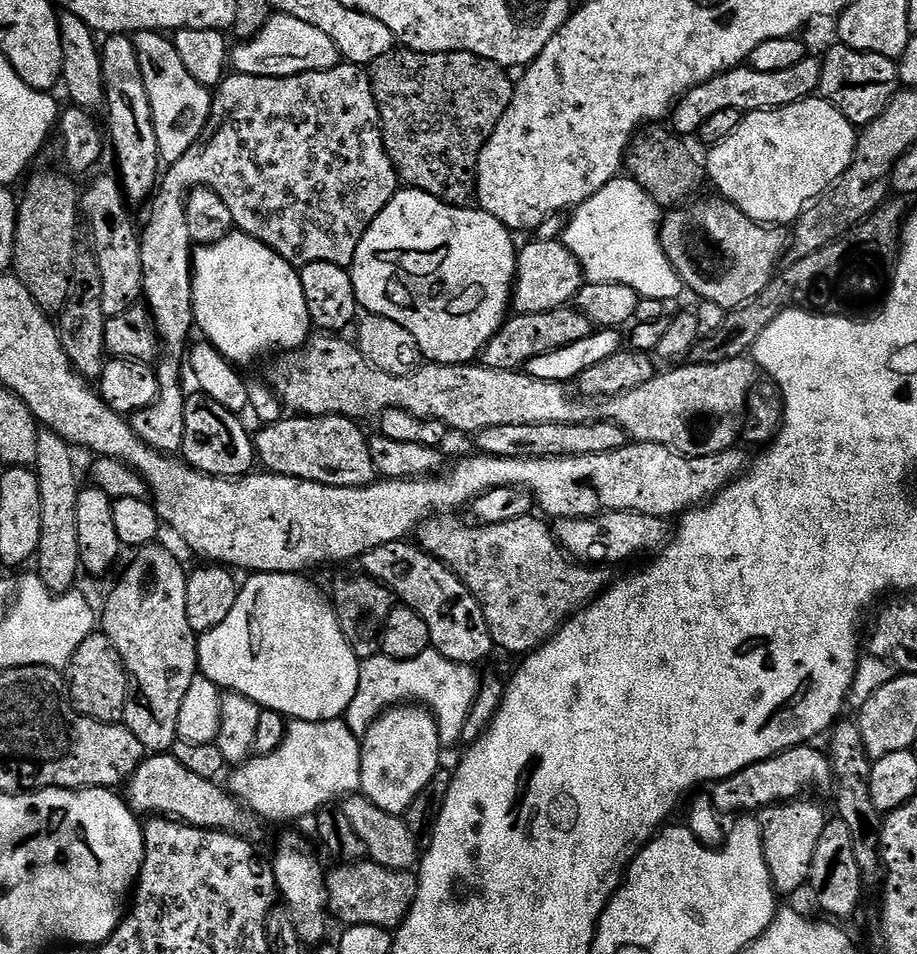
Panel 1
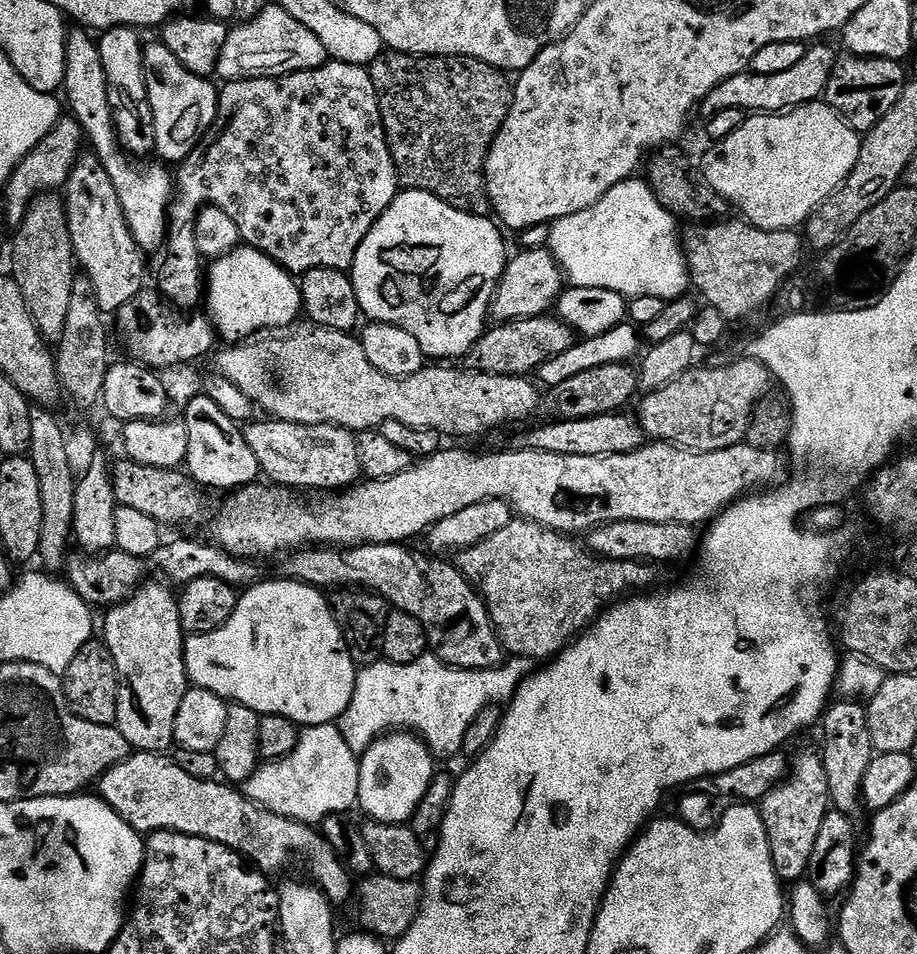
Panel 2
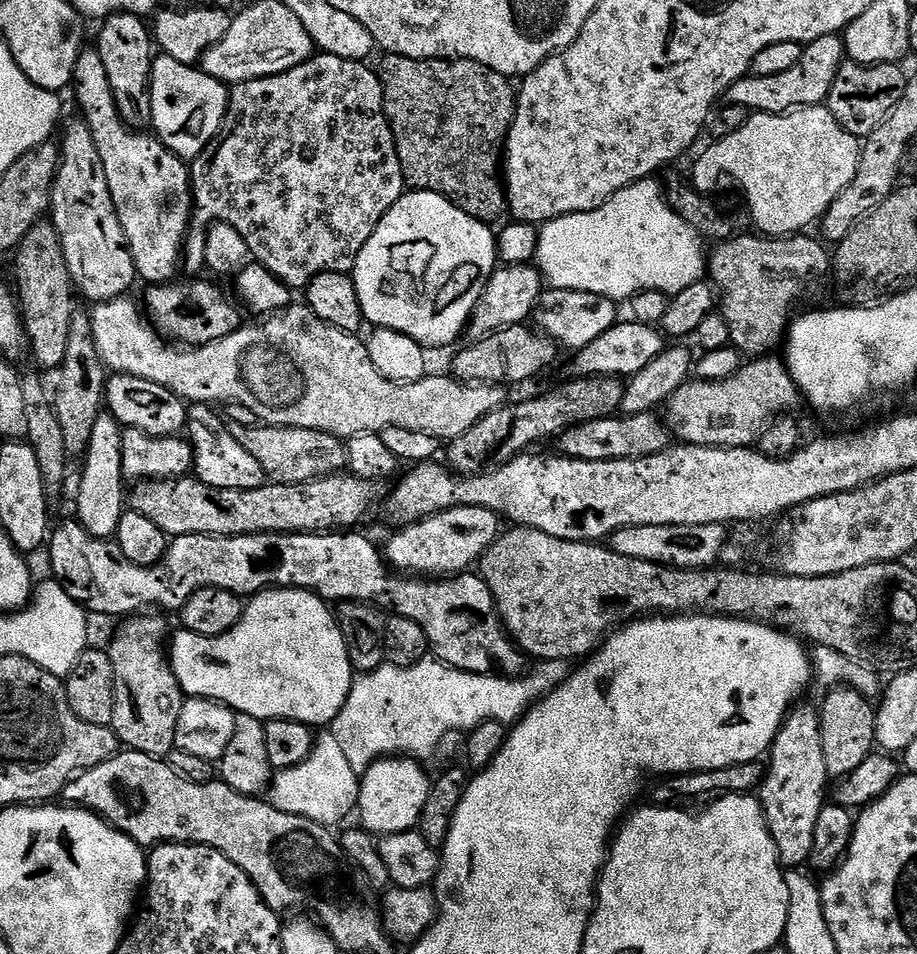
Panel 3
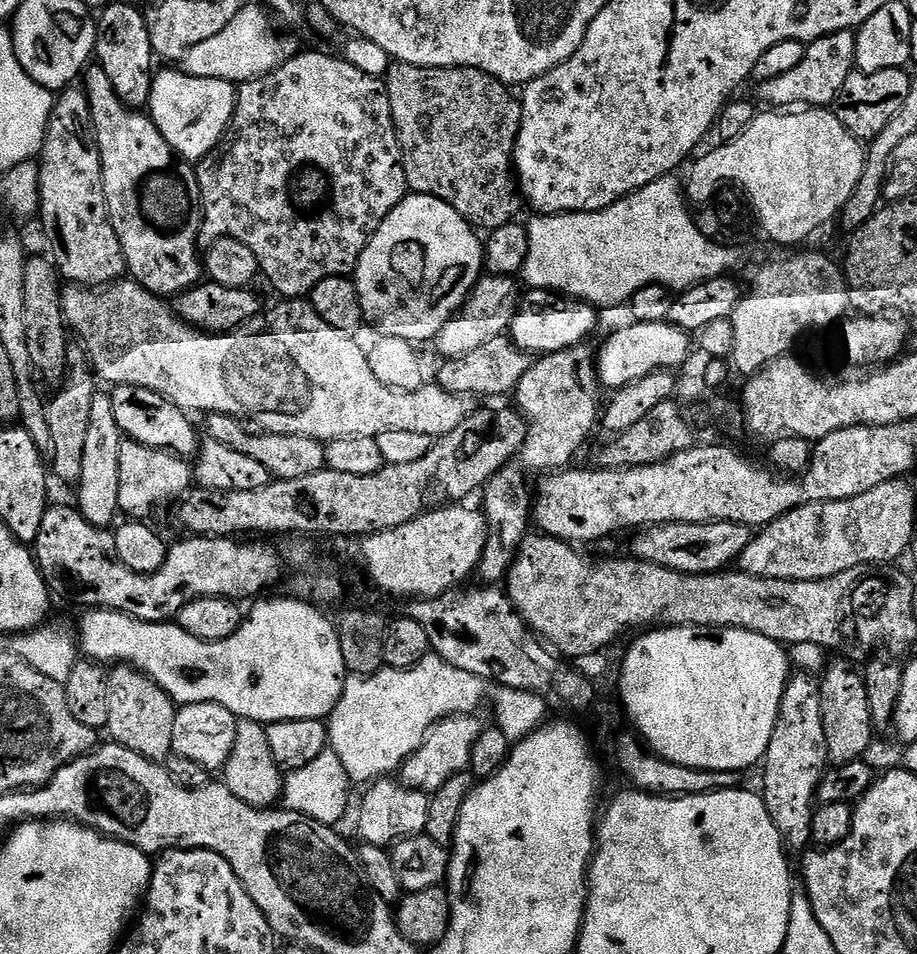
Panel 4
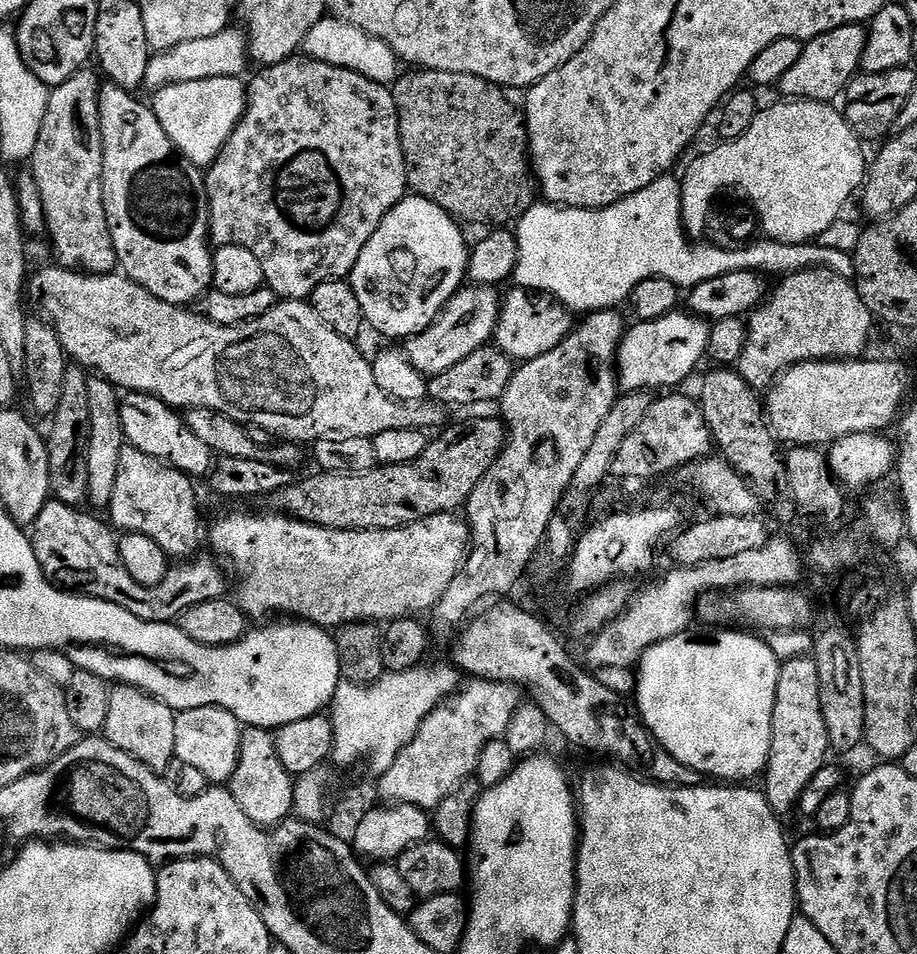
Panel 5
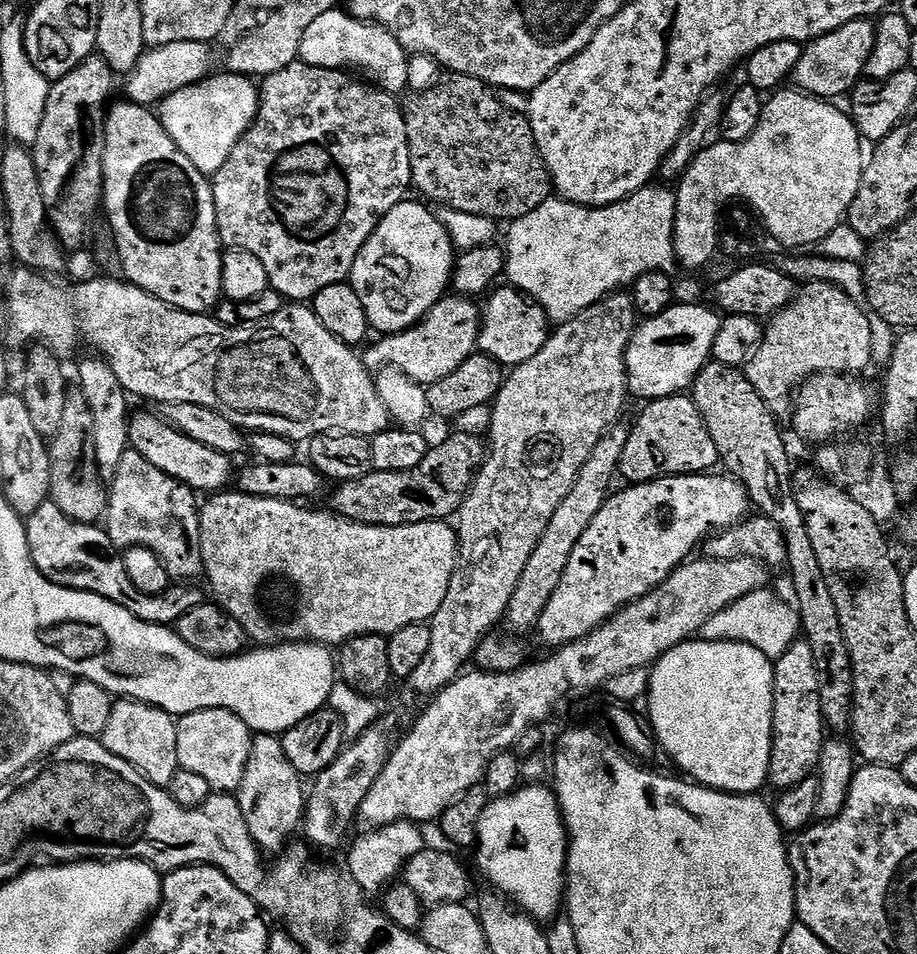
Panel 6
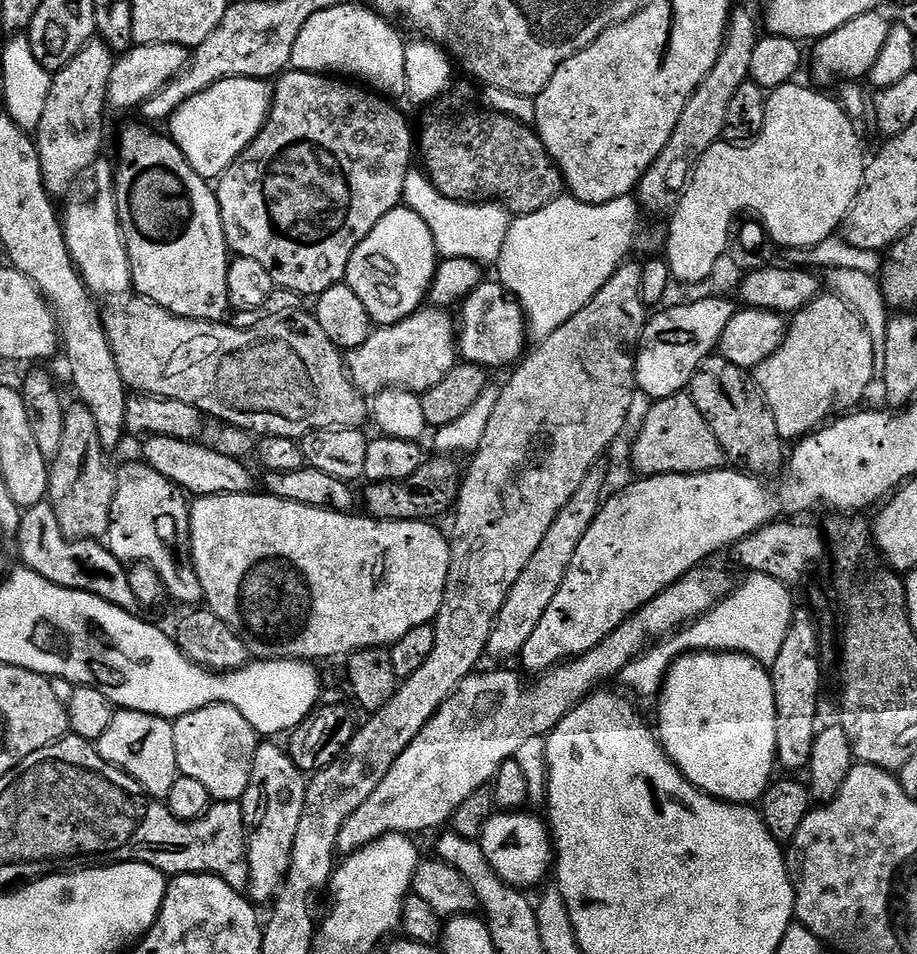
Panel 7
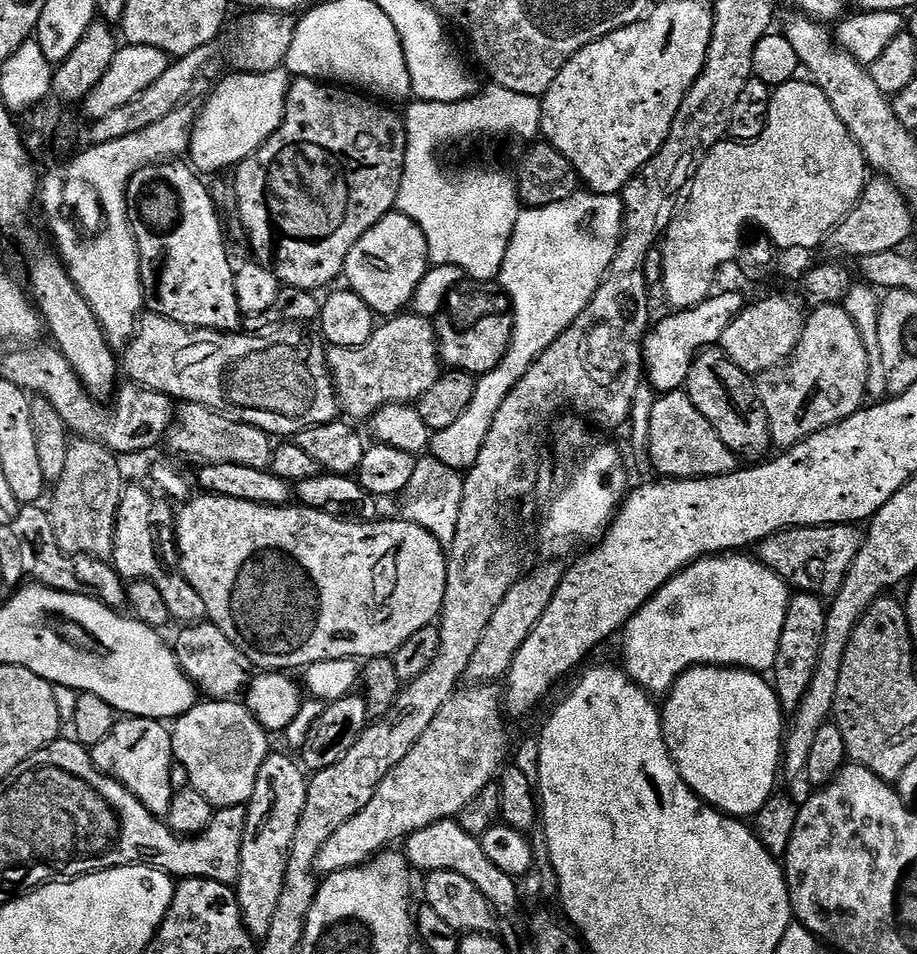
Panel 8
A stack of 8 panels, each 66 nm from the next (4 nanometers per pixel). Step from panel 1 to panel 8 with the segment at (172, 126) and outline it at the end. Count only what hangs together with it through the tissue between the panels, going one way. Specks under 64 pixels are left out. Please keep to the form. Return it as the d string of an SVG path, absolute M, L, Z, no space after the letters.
M287 67L269 72L233 71L212 93L199 109L192 125L192 140L187 155L197 173L220 172L223 168L235 169L237 164L254 155L280 128L286 110L288 88L293 77Z

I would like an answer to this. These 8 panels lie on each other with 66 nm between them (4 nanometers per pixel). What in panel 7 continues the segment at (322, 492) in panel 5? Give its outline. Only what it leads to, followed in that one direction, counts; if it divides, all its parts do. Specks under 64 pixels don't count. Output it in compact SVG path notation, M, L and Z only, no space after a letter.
M437 455L436 460L432 458L425 459L422 467L414 474L410 474L410 478L406 478L403 482L382 482L381 484L368 484L362 500L368 503L366 508L367 515L373 520L427 520L431 521L432 516L436 516L439 512L444 512L453 507L456 503L457 496L460 495L460 481L462 479L462 468L459 468L455 459Z

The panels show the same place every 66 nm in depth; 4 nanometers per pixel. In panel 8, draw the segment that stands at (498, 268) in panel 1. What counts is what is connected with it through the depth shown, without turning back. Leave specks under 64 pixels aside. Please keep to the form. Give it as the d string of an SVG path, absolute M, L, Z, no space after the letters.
M395 210L383 216L369 232L362 234L350 250L350 254L344 263L343 275L348 276L347 287L357 292L361 298L372 307L372 311L380 318L391 318L403 313L409 307L414 298L414 290L418 290L418 282L428 273L430 261L428 259L428 243L422 234L422 230L410 218L406 218L401 212Z

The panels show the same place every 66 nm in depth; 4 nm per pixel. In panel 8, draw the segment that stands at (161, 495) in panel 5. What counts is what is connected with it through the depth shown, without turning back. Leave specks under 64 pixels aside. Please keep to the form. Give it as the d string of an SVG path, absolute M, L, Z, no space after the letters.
M125 487L120 510L116 515L116 537L110 557L116 572L125 581L149 580L158 586L166 610L181 625L199 624L207 617L206 602L198 598L198 590L186 582L180 569L180 551L176 549L176 517L173 505L155 491Z

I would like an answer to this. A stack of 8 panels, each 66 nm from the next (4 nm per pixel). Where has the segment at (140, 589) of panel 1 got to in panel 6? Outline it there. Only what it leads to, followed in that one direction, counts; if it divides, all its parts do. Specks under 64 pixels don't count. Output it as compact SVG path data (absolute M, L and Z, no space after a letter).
M117 699L110 710L110 722L106 725L102 737L102 743L110 754L118 754L122 762L130 762L148 781L159 788L167 788L170 778L180 769L178 762L178 734L176 733L176 720L168 712L161 708L155 708L152 704L143 704L137 700Z

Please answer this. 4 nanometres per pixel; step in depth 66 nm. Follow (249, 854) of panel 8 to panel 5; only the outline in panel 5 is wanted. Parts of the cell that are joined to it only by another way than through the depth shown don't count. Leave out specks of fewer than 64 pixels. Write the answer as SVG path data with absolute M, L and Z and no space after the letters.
M245 727L240 734L238 766L234 770L230 781L230 791L234 802L238 802L238 806L242 806L242 811L246 813L246 818L250 818L250 822L259 824L265 830L276 827L283 820L287 820L293 815L295 788L294 777L288 773L286 766L282 766L282 758L278 758L275 735L267 728Z

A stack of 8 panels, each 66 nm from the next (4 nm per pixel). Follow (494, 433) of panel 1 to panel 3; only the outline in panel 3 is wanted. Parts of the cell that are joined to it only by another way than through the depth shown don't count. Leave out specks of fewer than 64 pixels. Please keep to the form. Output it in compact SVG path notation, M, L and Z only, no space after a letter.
M655 411L643 412L637 416L617 414L601 420L577 424L560 433L559 451L572 460L633 460L650 454L658 454L670 447L668 425Z

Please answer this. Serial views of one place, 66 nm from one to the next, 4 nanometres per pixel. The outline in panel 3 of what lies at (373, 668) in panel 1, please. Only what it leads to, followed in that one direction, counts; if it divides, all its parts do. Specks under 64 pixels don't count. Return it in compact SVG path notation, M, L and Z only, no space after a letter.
M427 656L410 668L396 667L387 662L353 679L346 705L332 720L330 733L336 738L350 766L362 774L374 761L390 755L407 755L427 760L452 732L469 732L486 720L496 720L511 726L520 720L535 703L539 703L549 692L568 680L574 670L566 659L539 660L533 663L533 670L519 677L470 674L458 671L441 663L436 657Z

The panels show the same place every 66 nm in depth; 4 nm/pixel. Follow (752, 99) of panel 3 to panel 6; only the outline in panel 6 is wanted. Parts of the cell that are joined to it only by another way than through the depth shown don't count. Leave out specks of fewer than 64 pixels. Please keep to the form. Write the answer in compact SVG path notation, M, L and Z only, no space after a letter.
M868 18L851 20L830 30L830 34L822 34L817 40L807 41L798 58L796 71L790 77L791 83L799 91L808 96L817 96L820 100L832 102L837 99L835 96L847 97L864 76L875 41L876 24Z

